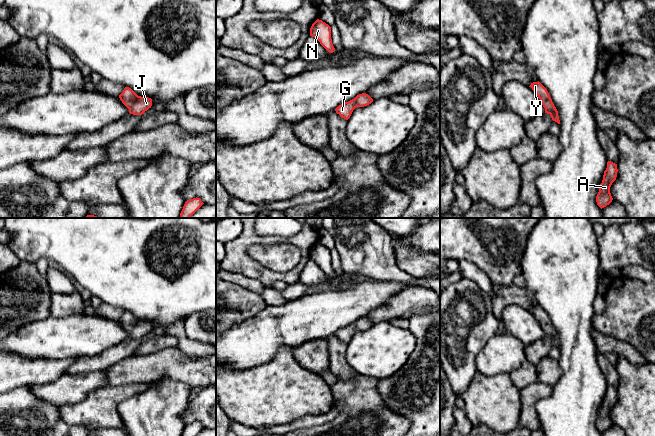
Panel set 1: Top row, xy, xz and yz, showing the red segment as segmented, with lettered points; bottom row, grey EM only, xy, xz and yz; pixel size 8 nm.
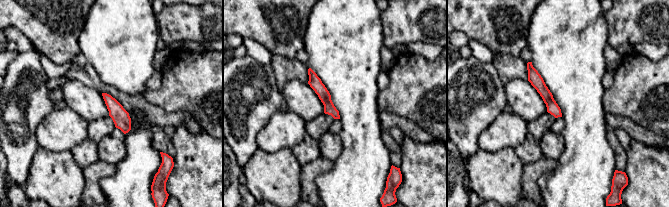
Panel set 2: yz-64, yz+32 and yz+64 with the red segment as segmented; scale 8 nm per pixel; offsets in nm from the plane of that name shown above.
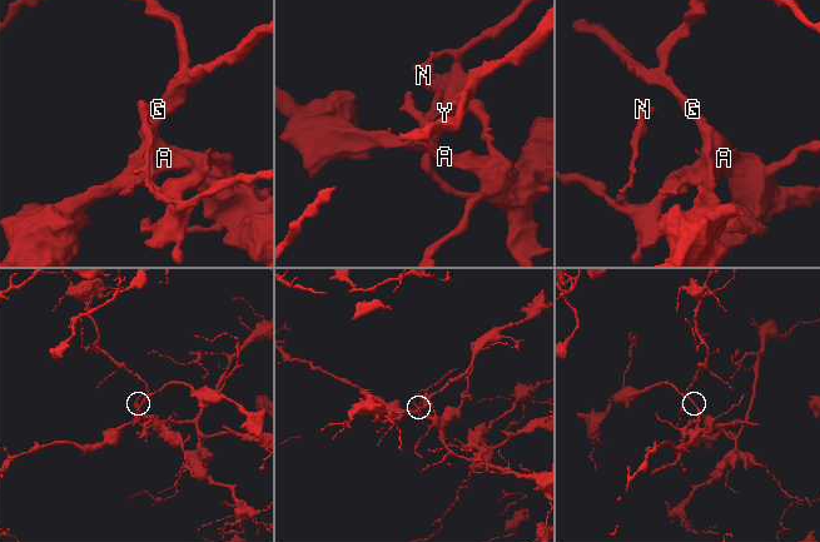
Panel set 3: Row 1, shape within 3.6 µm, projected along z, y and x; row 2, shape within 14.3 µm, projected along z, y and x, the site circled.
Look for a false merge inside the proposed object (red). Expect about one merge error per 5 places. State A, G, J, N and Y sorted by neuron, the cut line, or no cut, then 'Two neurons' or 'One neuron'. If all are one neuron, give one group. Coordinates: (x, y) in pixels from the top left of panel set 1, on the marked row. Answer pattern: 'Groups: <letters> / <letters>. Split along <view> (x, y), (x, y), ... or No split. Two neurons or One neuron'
Groups: A G J N Y. No split. One neuron

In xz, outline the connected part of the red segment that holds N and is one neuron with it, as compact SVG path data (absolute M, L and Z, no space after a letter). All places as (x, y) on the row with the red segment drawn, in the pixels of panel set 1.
M317 19L312 24L310 28L310 36L317 39L329 53L335 51L331 39L331 27L322 20Z

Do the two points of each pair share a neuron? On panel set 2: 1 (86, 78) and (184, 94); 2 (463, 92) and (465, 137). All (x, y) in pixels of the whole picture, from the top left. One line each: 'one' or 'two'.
1: two
2: one

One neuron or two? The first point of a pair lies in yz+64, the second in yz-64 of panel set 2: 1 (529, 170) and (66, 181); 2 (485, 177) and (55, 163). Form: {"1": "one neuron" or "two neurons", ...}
{"1": "two neurons", "2": "one neuron"}

